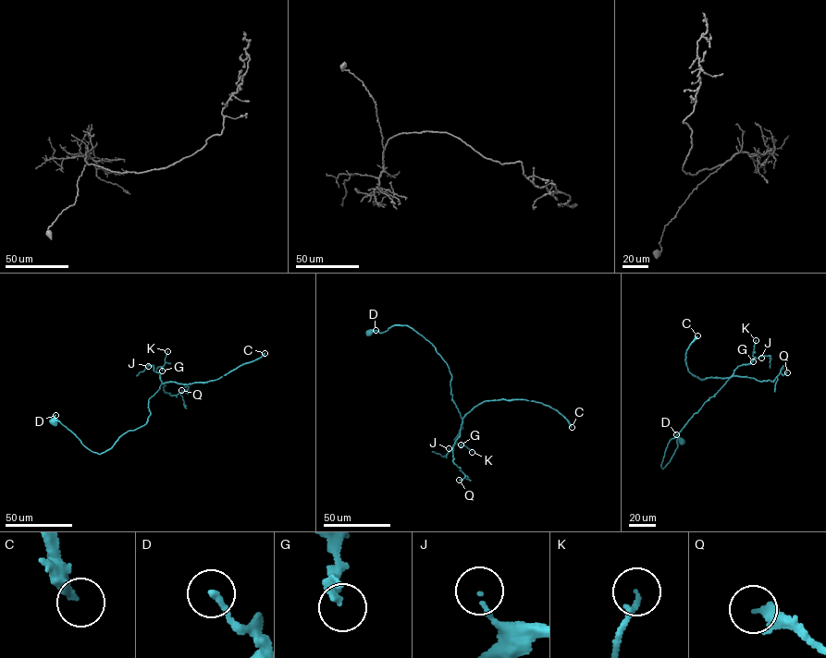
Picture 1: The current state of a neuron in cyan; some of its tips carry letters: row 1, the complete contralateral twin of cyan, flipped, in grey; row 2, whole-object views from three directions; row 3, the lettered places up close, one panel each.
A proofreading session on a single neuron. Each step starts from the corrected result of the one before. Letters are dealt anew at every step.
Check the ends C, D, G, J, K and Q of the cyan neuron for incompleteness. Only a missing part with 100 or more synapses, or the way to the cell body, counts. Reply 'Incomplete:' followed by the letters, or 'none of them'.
Incomplete: C

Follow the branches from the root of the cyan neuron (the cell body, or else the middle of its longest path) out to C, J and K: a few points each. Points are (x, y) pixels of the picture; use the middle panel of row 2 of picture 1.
C: (368, 333), (407, 325), (429, 342), (449, 367), (462, 419), (486, 401), (521, 399), (548, 406), (572, 427)
J: (368, 333), (407, 325), (432, 345), (445, 361), (451, 376), (452, 400), (462, 421), (453, 450), (449, 448)
K: (368, 333), (407, 325), (432, 345), (449, 369), (450, 394), (462, 421), (455, 441), (472, 452)

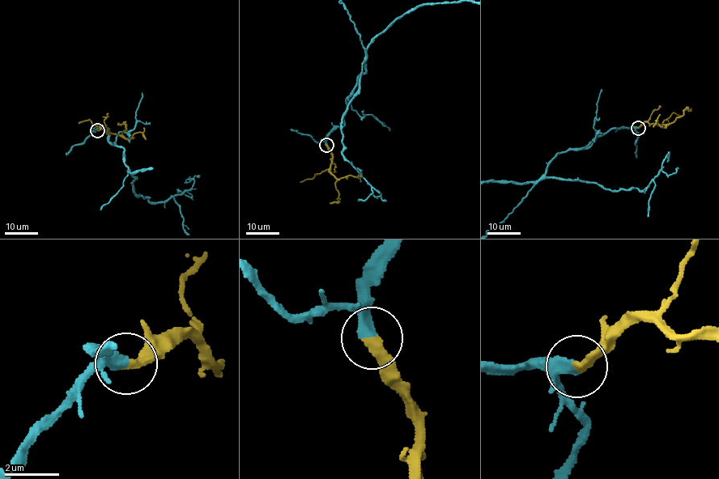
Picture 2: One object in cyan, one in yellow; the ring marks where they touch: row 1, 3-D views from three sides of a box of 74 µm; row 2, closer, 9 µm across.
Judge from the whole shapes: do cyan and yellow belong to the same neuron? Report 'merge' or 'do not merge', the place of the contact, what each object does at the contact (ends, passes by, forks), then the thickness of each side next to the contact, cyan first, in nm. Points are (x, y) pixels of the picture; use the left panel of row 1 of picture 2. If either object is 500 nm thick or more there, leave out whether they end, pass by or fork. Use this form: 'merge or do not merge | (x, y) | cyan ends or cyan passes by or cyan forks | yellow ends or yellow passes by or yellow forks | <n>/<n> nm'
merge | (97, 130) | cyan ends | yellow ends | 320/320 nm

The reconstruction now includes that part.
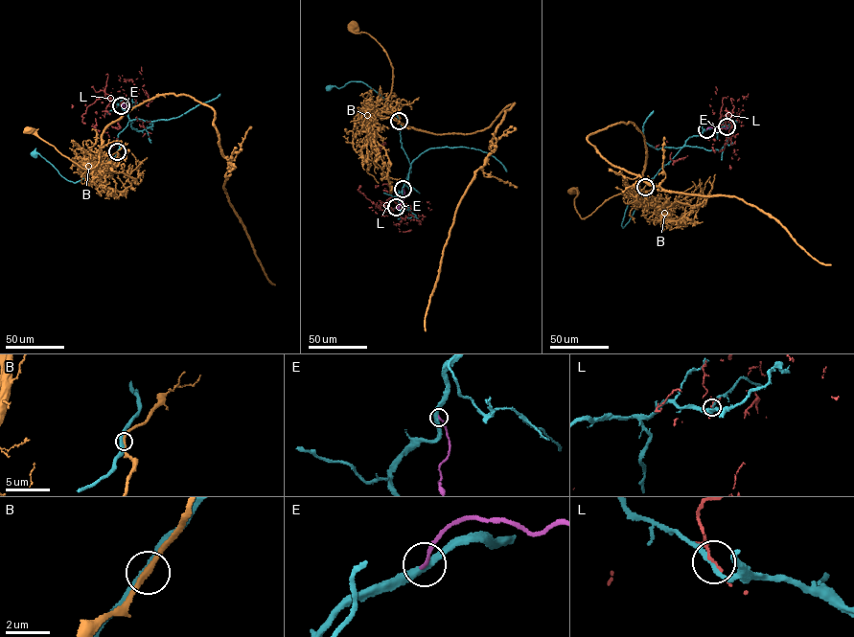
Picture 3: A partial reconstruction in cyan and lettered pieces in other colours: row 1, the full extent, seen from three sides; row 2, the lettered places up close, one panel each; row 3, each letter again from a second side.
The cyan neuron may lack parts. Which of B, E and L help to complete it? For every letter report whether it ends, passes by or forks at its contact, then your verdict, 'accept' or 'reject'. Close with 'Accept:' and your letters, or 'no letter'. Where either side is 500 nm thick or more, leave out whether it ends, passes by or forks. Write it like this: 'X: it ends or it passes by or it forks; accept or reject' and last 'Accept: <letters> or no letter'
B: it passes by; reject
E: it ends; reject
L: it forks; reject
Accept: no letter

